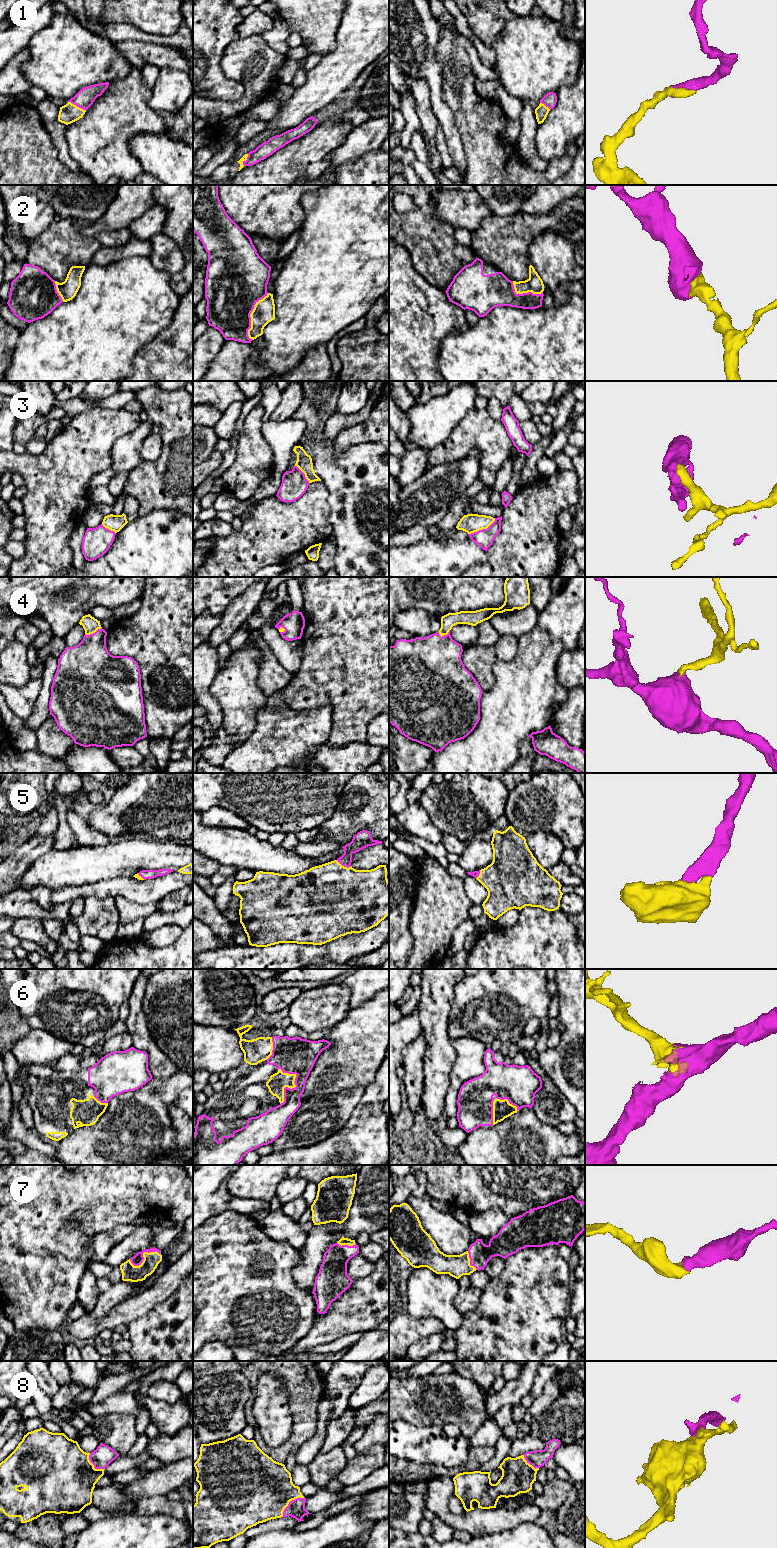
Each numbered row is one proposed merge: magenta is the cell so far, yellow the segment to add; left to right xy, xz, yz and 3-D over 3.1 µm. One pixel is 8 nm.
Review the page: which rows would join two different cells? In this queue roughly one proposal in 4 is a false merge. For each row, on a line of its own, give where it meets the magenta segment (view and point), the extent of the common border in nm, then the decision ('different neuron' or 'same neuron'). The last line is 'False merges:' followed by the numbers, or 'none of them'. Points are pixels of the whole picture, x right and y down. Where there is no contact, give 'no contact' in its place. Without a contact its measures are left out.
1: meets magenta in xy at (77, 106); contact 160 nm long; same neuron
2: meets magenta in xz at (249, 315); contact 400 nm long; same neuron
3: meets magenta in yz at (482, 529); contact 260 nm long; different neuron
4: meets magenta in xy at (93, 633); contact 150 nm long; same neuron
5: meets magenta in xz at (344, 866); contact 140 nm long; same neuron
6: meets magenta in xz at (296, 1086); contact 300 nm long; same neuron
7: meets magenta in xy at (142, 1255); contact 260 nm long; same neuron
8: meets magenta in xz at (289, 1502); contact 240 nm long; same neuron
False merges: 3

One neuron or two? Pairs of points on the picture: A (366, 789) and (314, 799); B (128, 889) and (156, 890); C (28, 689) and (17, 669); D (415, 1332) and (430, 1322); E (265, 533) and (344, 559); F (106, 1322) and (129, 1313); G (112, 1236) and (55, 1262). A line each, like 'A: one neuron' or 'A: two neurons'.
A: two neurons
B: one neuron
C: two neurons
D: one neuron
E: two neurons
F: one neuron
G: two neurons

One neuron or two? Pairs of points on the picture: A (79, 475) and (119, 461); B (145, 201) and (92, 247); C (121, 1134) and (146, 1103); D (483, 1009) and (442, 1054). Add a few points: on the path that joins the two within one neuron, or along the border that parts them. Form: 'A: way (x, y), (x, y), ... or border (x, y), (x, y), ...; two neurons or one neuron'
A: border (115, 441), (111, 450), (111, 465), (109, 467); two neurons
B: border (90, 223), (81, 232), (84, 235), (94, 237); two neurons
C: way (129, 1126), (144, 1111); one neuron
D: border (448, 1016), (448, 1037), (451, 1040); two neurons

